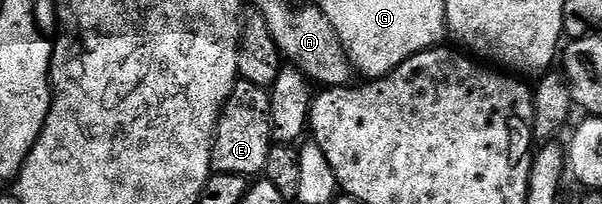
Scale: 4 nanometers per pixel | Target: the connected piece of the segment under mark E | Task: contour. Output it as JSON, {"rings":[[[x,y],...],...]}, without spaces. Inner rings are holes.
{"rings":[[[240,79],[232,87],[232,95],[228,95],[222,114],[218,117],[218,125],[214,128],[210,172],[257,178],[264,171],[264,163],[268,163],[271,144],[269,92],[256,87],[256,83]]]}

